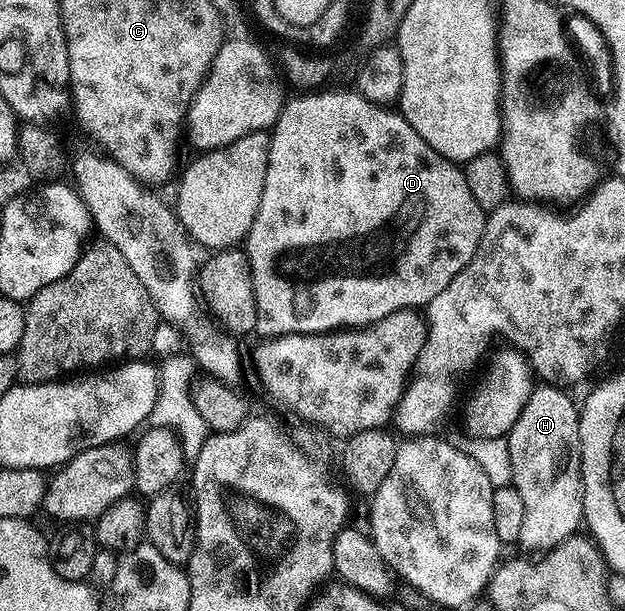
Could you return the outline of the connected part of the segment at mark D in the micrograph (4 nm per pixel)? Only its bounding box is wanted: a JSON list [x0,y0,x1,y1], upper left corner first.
[245,91,487,339]

